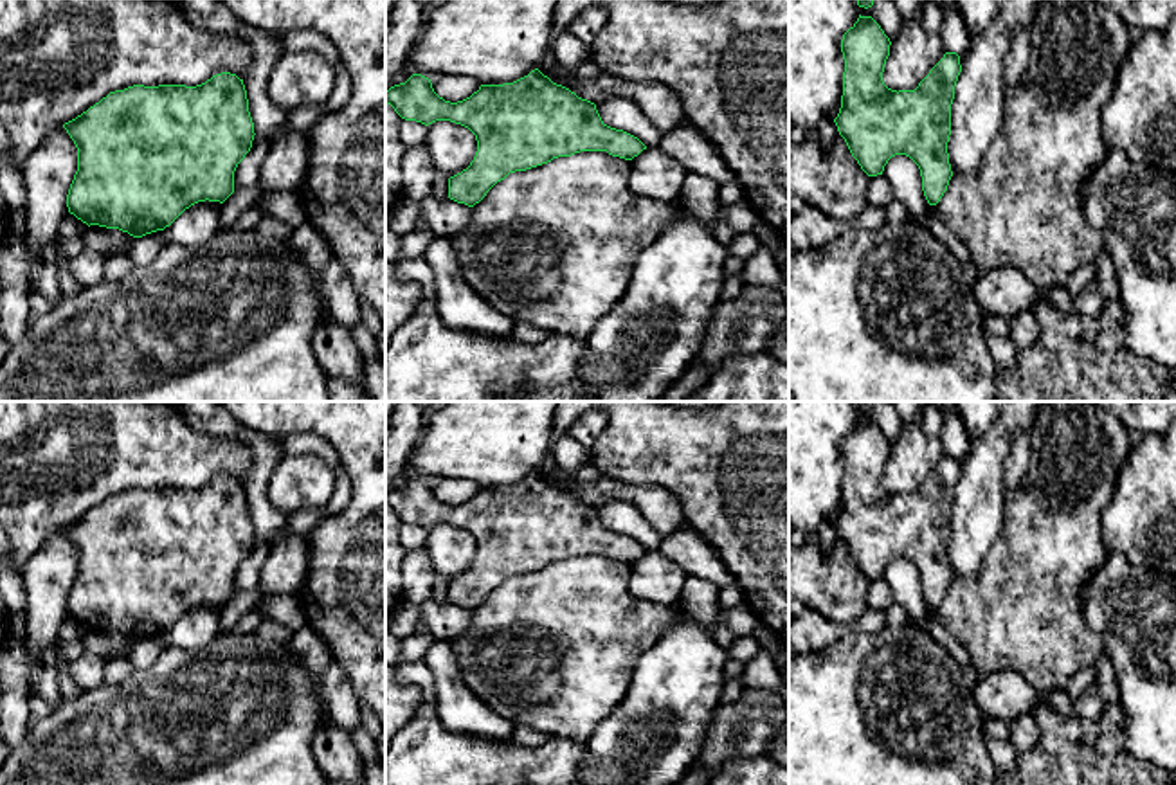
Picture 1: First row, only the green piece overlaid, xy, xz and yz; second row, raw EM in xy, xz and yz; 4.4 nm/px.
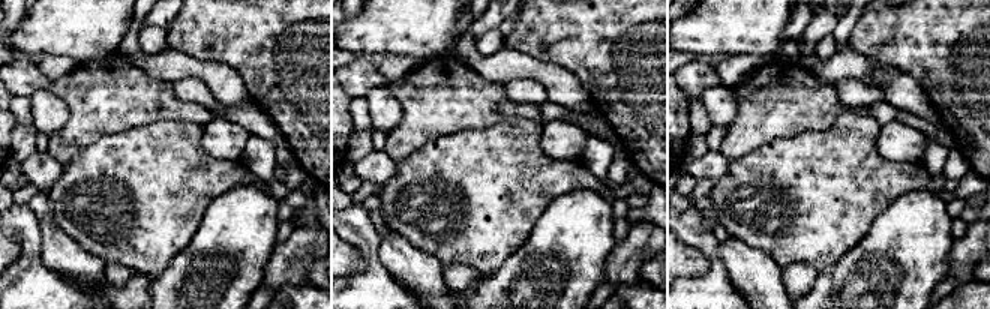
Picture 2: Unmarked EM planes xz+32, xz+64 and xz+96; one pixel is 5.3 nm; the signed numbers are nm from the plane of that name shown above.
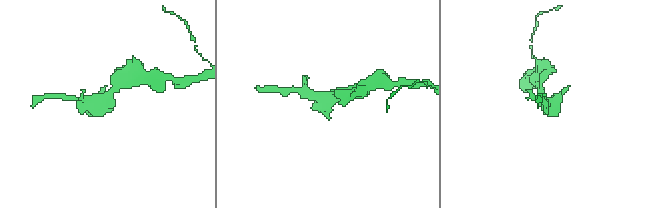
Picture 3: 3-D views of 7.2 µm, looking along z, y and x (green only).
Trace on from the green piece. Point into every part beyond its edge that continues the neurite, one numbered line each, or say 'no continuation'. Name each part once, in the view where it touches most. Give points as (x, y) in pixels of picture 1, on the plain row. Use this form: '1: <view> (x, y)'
no continuation

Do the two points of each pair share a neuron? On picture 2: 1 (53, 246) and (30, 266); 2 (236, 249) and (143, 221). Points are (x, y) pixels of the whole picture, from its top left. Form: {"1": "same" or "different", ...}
{"1": "different", "2": "different"}

